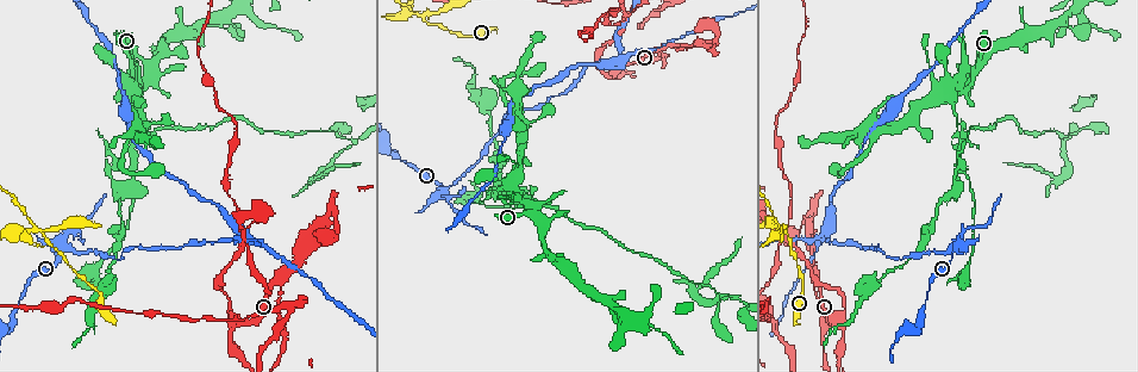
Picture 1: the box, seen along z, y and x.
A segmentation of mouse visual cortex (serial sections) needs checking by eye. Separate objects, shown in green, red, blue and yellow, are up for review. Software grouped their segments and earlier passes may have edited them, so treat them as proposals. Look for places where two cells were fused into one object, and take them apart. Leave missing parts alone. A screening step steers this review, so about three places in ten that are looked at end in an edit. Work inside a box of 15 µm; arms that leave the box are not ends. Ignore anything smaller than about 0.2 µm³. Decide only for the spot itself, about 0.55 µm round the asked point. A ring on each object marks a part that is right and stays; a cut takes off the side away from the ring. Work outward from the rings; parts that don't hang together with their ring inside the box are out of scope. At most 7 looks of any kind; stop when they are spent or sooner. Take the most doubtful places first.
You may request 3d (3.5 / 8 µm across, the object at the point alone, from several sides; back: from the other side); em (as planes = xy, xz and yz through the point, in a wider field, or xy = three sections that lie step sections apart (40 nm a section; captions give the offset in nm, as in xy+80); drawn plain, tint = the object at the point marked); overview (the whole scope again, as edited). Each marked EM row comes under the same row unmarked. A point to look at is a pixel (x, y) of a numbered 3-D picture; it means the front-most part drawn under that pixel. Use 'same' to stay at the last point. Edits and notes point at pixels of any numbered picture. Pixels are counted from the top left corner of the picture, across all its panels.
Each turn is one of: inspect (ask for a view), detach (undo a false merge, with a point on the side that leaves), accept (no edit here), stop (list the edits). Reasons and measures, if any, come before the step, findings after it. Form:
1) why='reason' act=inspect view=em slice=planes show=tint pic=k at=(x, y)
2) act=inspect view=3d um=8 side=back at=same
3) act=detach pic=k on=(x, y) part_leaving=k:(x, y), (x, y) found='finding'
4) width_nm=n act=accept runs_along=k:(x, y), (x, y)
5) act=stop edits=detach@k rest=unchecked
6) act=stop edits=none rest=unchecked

why='arms part here' act=inspect view=3d um=3.5 side=back pic=1 at=(659, 49)

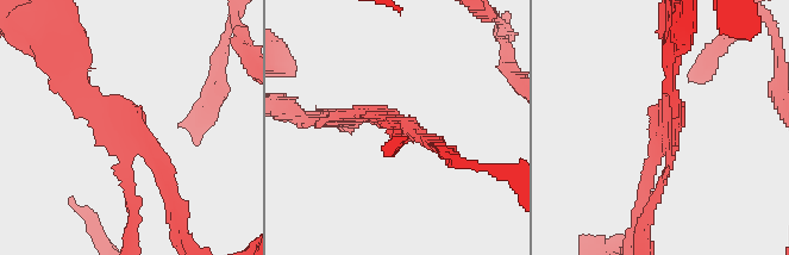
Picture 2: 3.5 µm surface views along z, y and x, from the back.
arm_widths_nm=100,150,150 act=accept found='continuous, no second cell'

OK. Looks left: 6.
why='a fork' act=inspect view=3d um=3.5 pic=1 at=(60, 249)

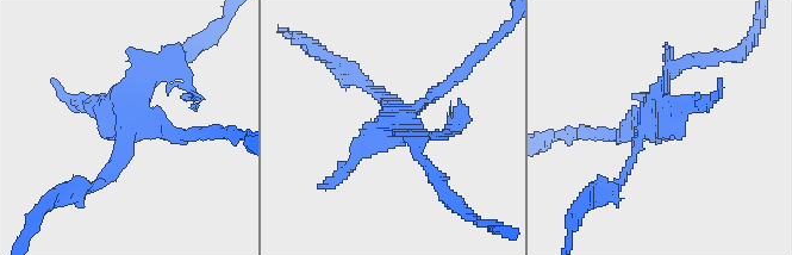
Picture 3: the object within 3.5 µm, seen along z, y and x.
why='shape alone is not enough' act=inspect view=em slice=planes show=tint pic=3 at=(649, 129)

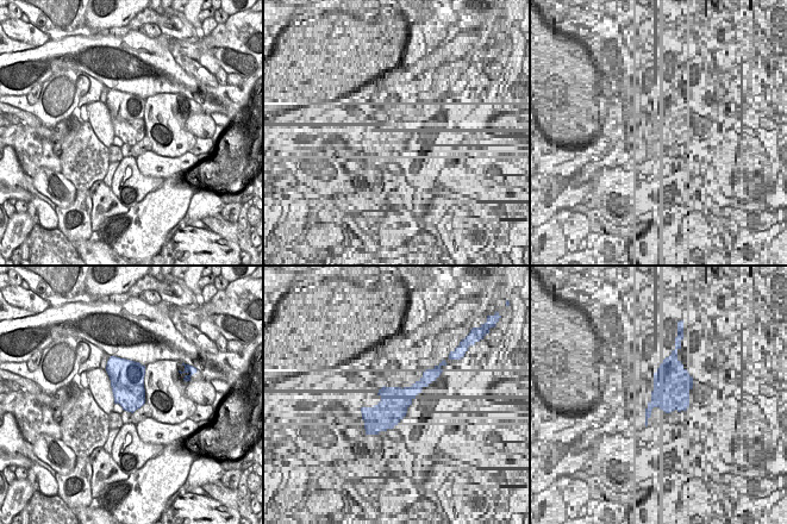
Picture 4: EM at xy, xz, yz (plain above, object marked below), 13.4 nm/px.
act=detach pic=3 on=(674, 113) part_leaving=3:(648, 126), (617, 137), (574, 134) found='two cells meet here'

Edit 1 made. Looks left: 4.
act=inspect view=3d um=3.5 pic=1 at=(511, 186)

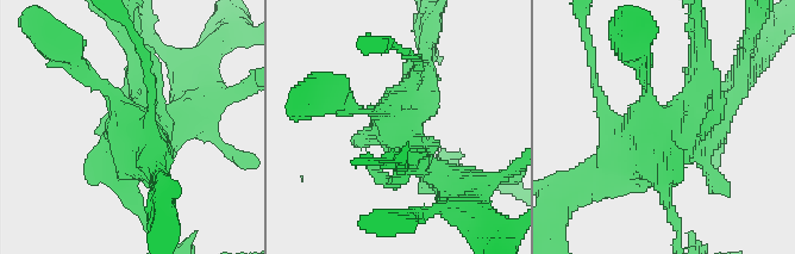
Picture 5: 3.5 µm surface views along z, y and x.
act=accept found='all the same cell'

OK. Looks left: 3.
act=stop edits=detach@3 rest=unchecked

